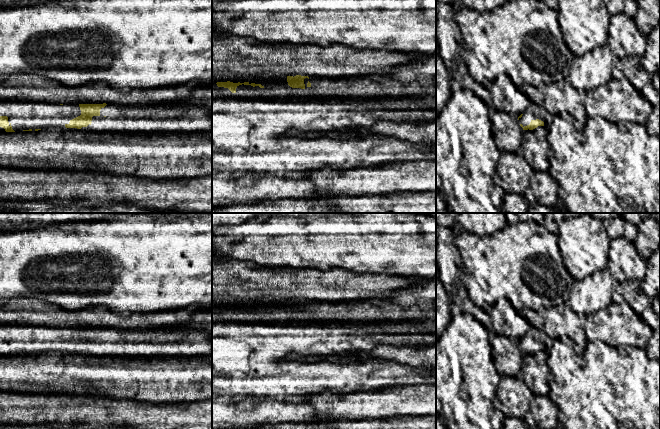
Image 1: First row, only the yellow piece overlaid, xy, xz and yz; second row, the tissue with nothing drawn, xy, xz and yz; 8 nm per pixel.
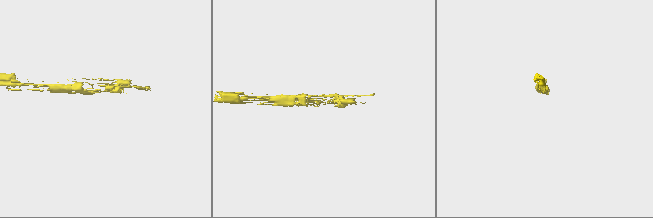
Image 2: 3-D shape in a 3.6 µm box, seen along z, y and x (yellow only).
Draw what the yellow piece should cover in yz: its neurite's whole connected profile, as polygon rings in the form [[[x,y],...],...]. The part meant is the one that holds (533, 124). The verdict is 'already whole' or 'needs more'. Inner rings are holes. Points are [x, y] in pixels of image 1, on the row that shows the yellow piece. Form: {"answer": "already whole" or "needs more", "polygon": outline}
{"answer": "needs more", "polygon": [[[531,102],[527,110],[518,117],[520,126],[523,130],[533,130],[538,126],[549,128],[553,116],[541,106]]]}

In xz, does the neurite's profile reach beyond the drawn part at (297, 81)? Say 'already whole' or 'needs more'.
needs more

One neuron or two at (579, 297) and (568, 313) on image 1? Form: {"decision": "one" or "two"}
{"decision": "two"}

